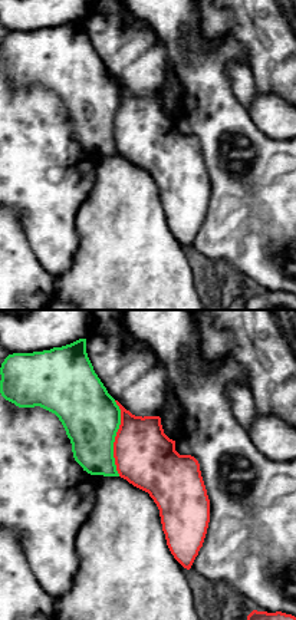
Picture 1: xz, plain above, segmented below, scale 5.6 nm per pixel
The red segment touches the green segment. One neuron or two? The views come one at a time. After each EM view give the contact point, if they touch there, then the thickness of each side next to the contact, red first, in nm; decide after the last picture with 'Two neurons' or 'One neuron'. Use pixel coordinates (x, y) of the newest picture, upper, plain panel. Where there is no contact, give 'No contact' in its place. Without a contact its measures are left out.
Touches red at (115, 116). Thickness 340 nm (red) against 320 nm

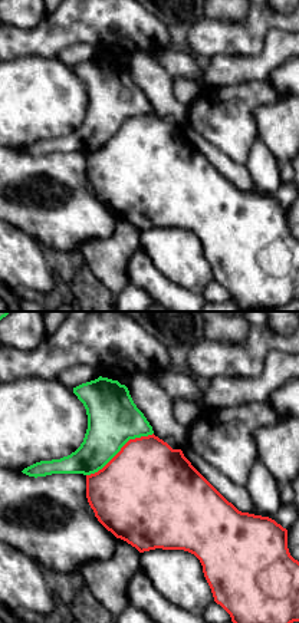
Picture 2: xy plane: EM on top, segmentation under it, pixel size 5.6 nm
Touches red at (121, 128). Thickness 500 nm (red) against 280 nm

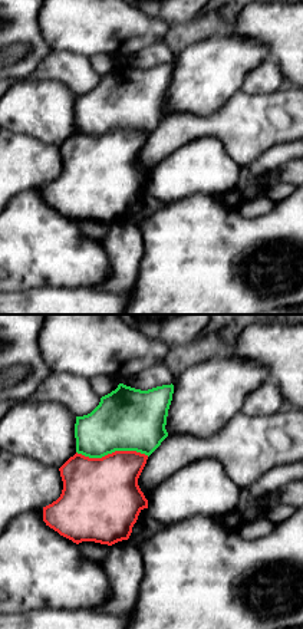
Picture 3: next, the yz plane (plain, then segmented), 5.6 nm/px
Touches red at (112, 131). Thickness 440 nm (red) against 360 nm

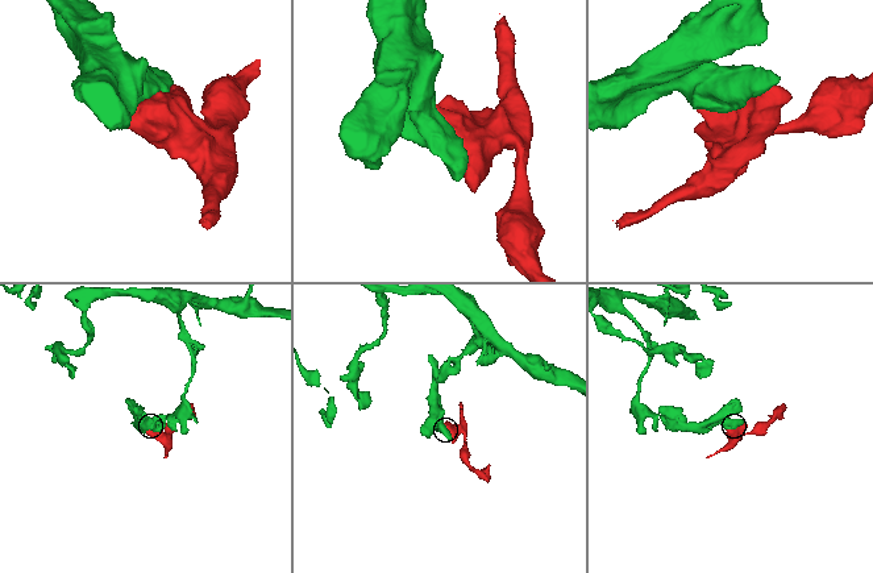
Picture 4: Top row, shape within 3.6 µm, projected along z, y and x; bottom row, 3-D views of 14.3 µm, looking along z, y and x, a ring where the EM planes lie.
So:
Two neurons

